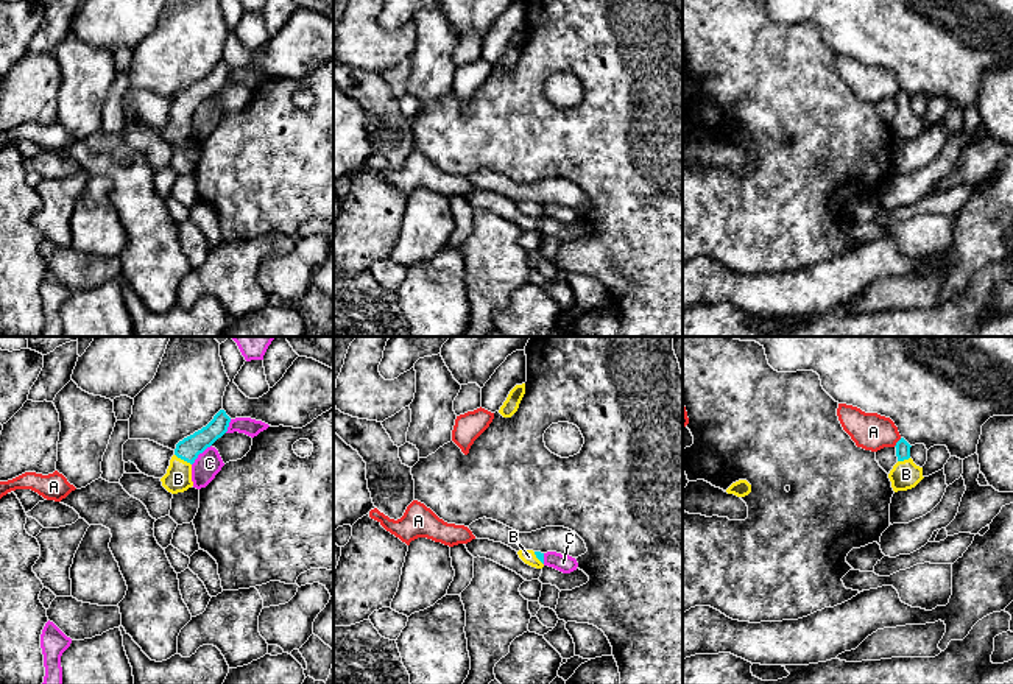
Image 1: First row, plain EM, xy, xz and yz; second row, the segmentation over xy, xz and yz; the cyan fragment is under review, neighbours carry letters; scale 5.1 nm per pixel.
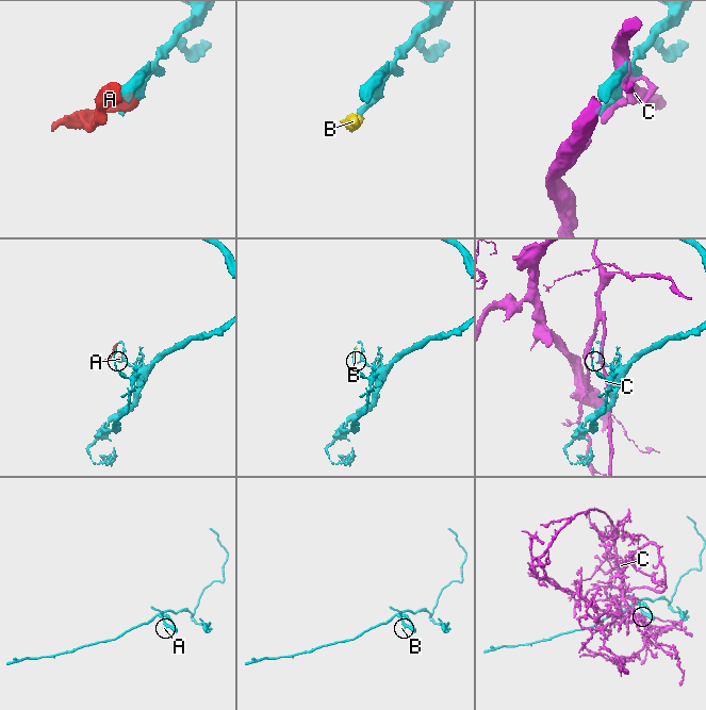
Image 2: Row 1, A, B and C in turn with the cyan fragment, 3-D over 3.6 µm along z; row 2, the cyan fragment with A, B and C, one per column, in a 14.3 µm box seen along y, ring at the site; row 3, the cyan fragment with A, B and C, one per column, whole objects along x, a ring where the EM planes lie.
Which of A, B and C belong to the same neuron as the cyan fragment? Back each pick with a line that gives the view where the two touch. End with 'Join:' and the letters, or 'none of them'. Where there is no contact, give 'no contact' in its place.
B: contact in xy
Join: B

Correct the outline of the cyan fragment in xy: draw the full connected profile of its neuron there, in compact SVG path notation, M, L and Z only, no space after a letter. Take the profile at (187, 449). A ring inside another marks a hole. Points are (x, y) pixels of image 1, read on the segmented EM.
M220 410L206 427L176 444L167 474L161 478L168 492L178 494L193 486L192 464L199 453L228 432L229 422L231 418Z

